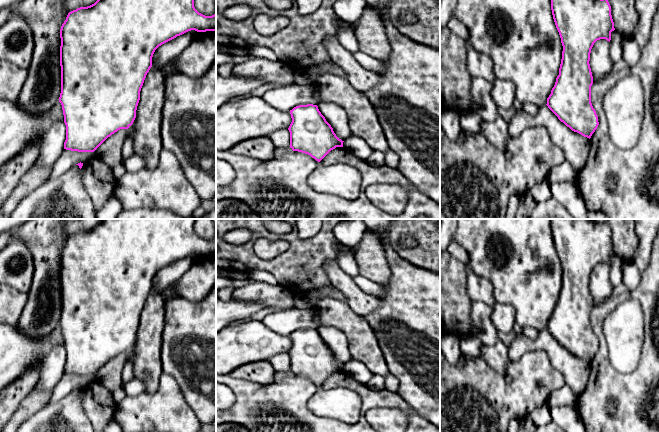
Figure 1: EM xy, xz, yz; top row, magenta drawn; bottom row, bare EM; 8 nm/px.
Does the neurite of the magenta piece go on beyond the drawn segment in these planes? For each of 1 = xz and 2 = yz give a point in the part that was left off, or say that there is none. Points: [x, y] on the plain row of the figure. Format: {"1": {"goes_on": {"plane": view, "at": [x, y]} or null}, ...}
{"1": {"goes_on": null}, "2": {"goes_on": null}}

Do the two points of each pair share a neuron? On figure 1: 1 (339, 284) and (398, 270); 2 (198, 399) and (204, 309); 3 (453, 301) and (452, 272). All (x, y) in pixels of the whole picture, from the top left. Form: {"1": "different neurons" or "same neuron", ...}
{"1": "different neurons", "2": "same neuron", "3": "same neuron"}

